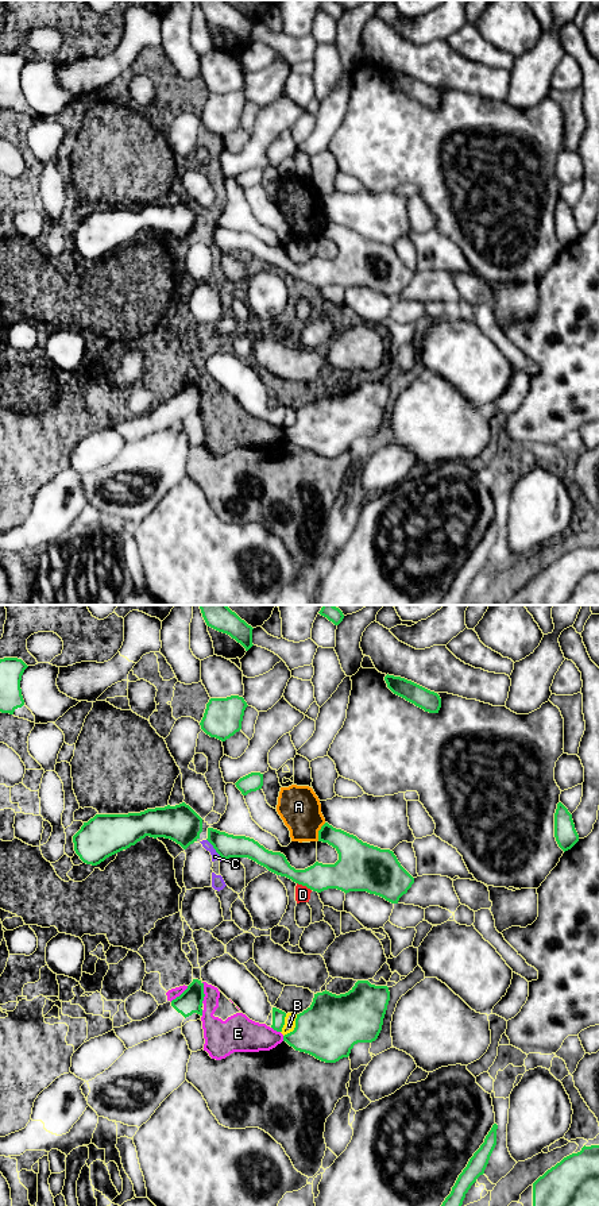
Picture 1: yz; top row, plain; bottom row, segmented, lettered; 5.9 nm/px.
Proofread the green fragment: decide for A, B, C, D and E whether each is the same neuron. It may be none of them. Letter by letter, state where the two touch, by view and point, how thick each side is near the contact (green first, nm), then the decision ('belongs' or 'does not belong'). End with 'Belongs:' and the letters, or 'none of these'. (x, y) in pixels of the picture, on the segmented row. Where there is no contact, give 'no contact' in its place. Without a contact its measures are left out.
A: meets green in yz at (319, 832); 190 nm thick on the green side, 240 nm on the other; does not belong
B: meets green in yz at (296, 1027); 360 nm thick on the green side, 70 nm on the other; does not belong
C: meets green in yz at (215, 848); 140 nm thick on the green side, 50 nm on the other; does not belong
D: meets green in yz at (304, 885); 180 nm thick on the green side, 100 nm on the other; does not belong
E: meets green in yz at (203, 993); 140 nm thick on the green side, 160 nm on the other; does not belong
Belongs: none of these

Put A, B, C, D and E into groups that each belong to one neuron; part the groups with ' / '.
A C D E / B

